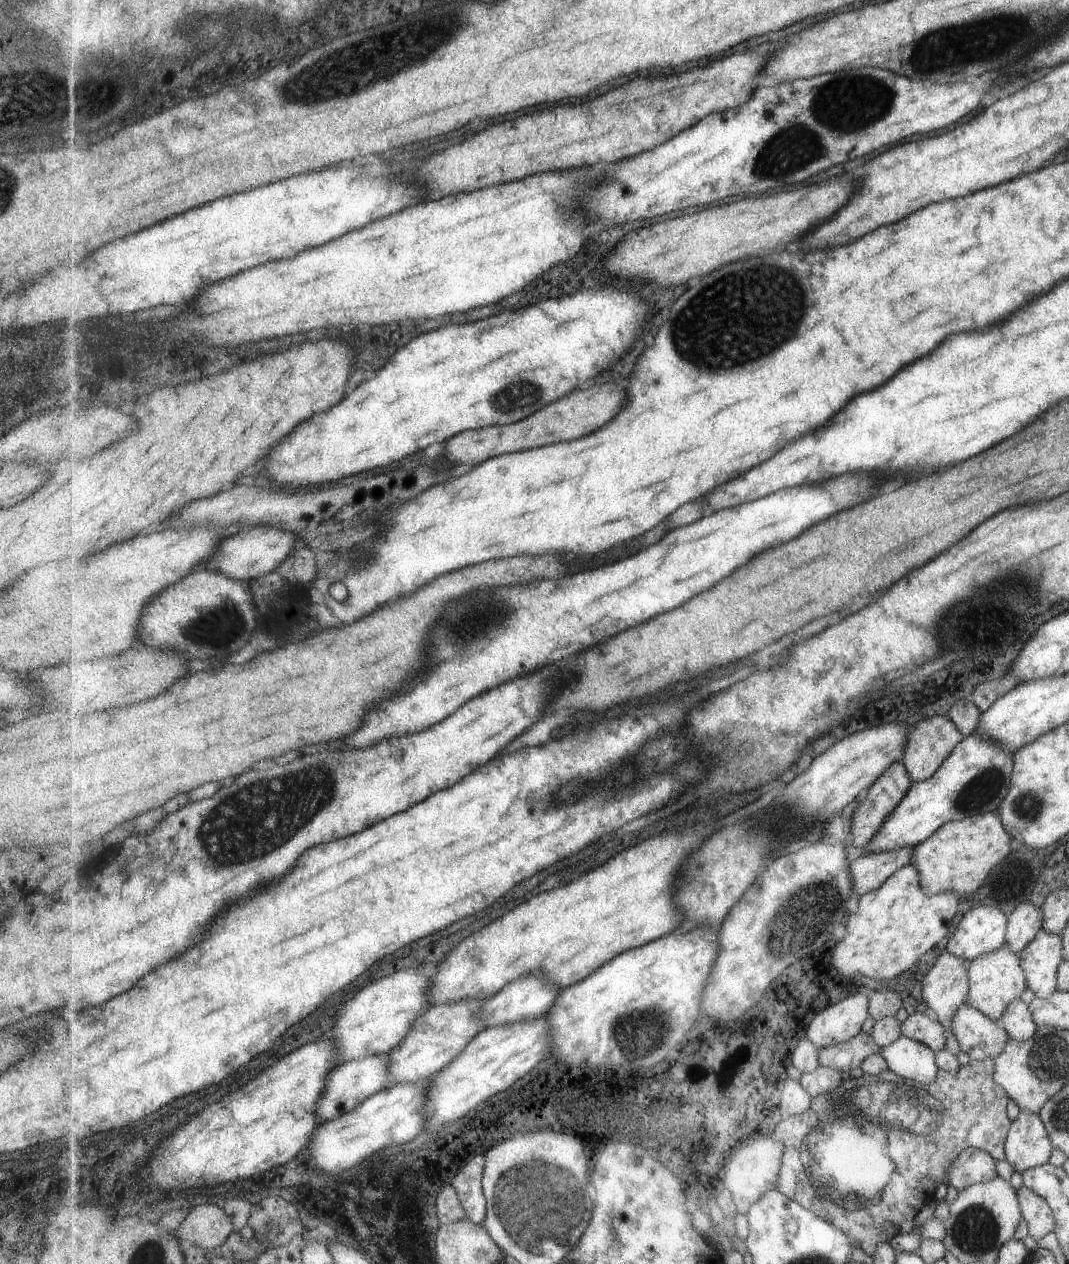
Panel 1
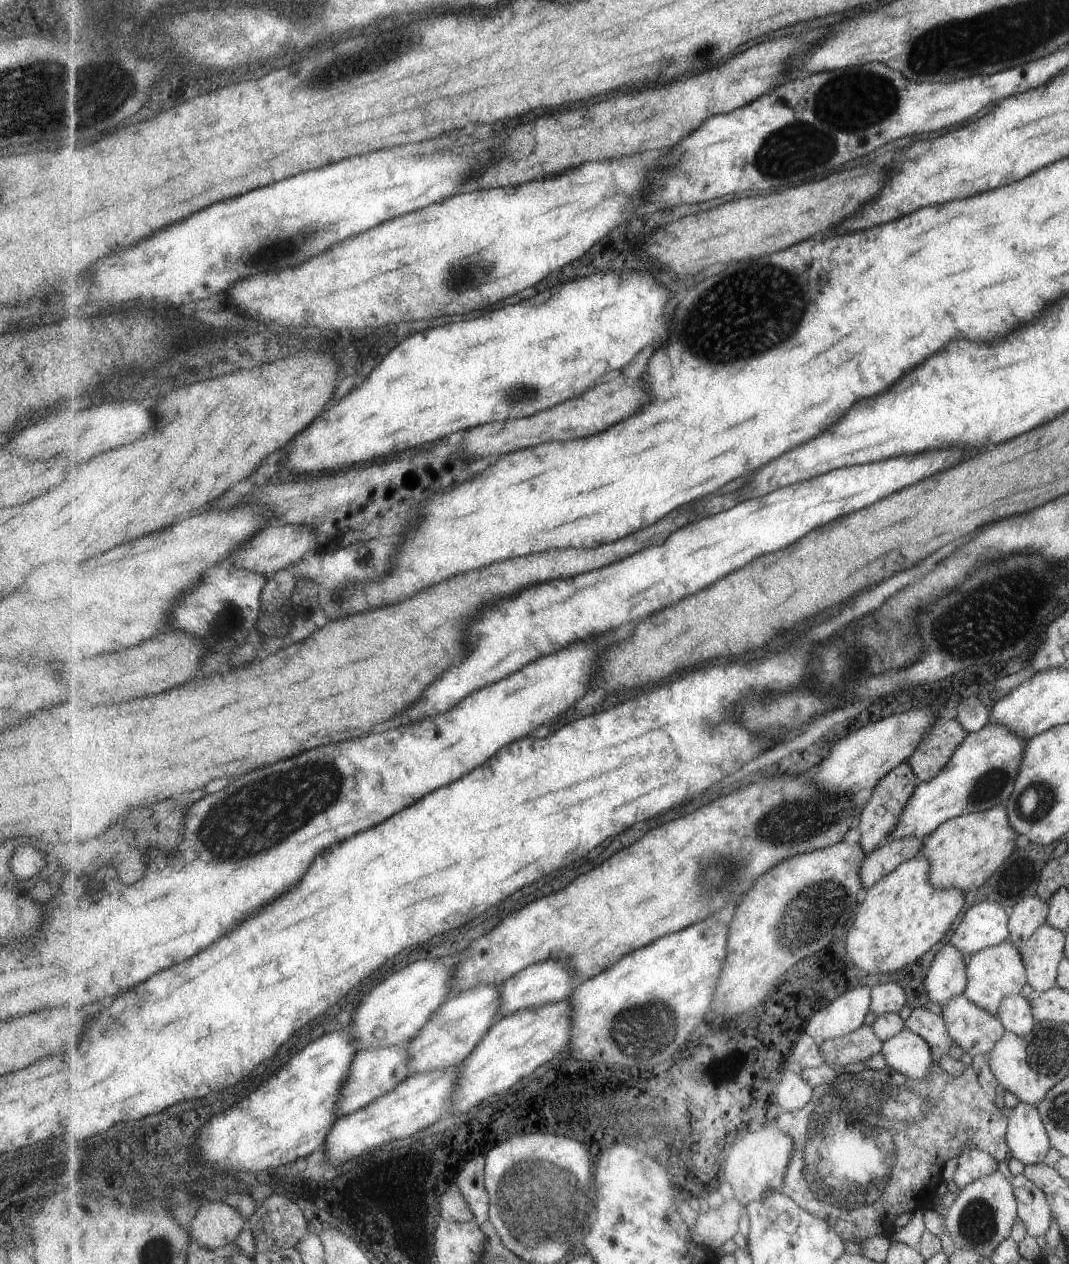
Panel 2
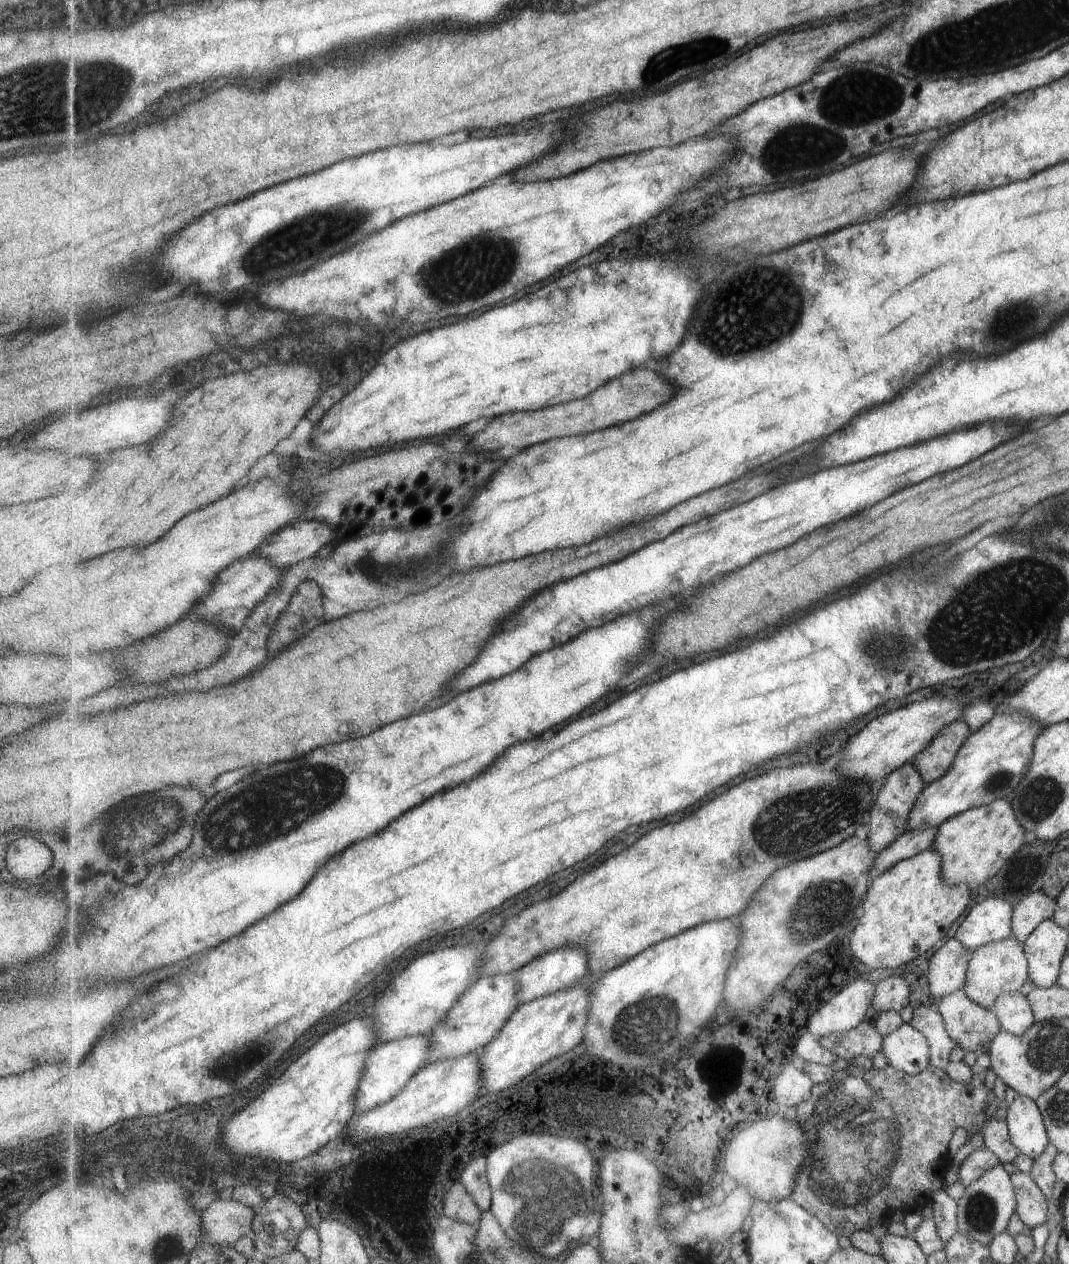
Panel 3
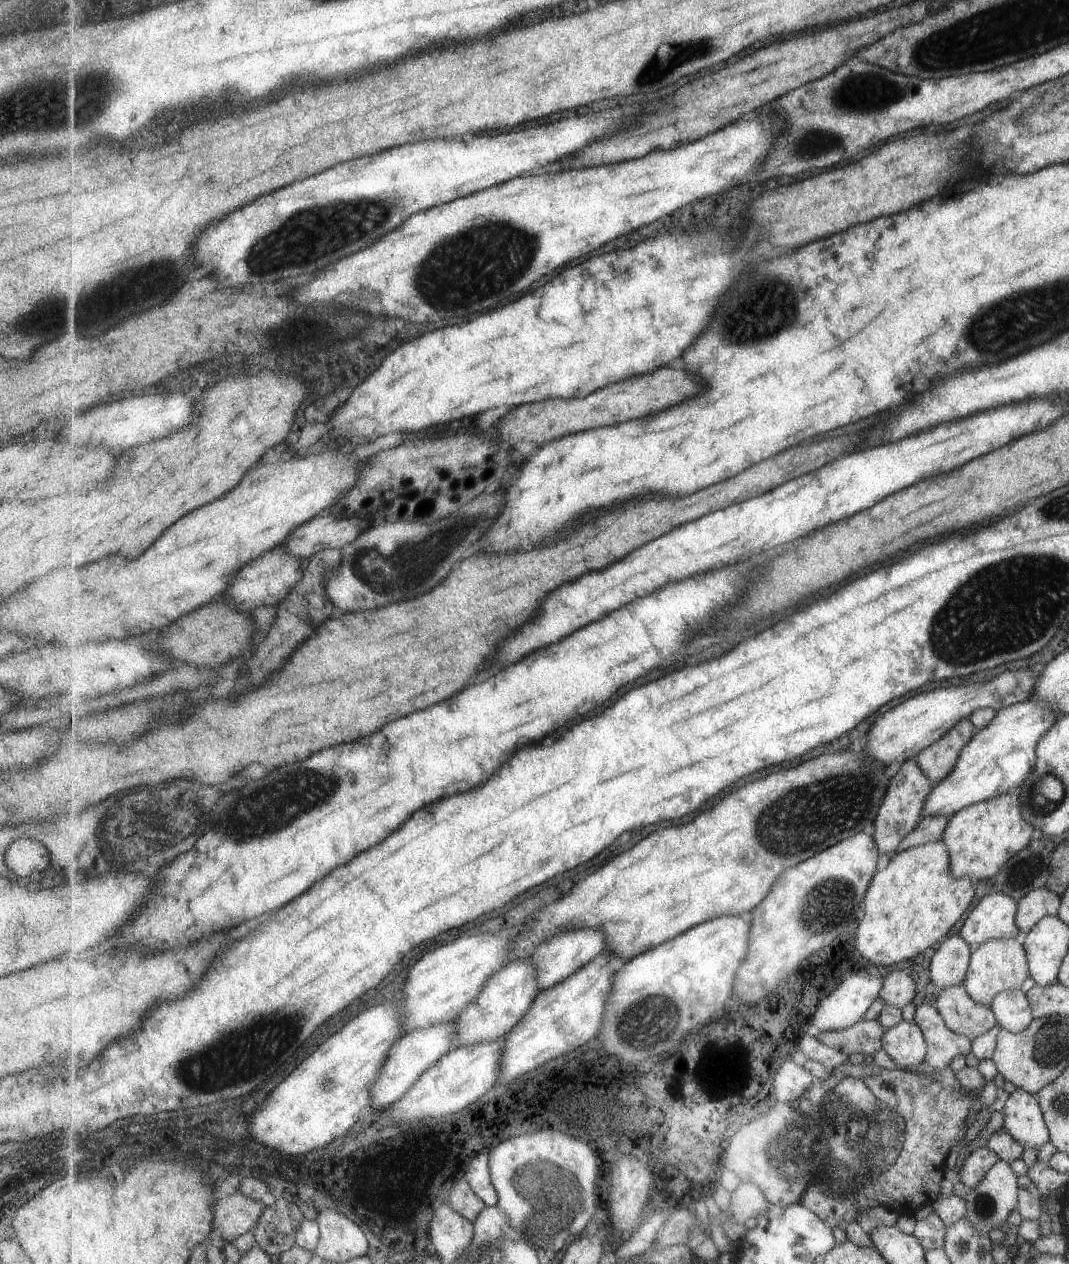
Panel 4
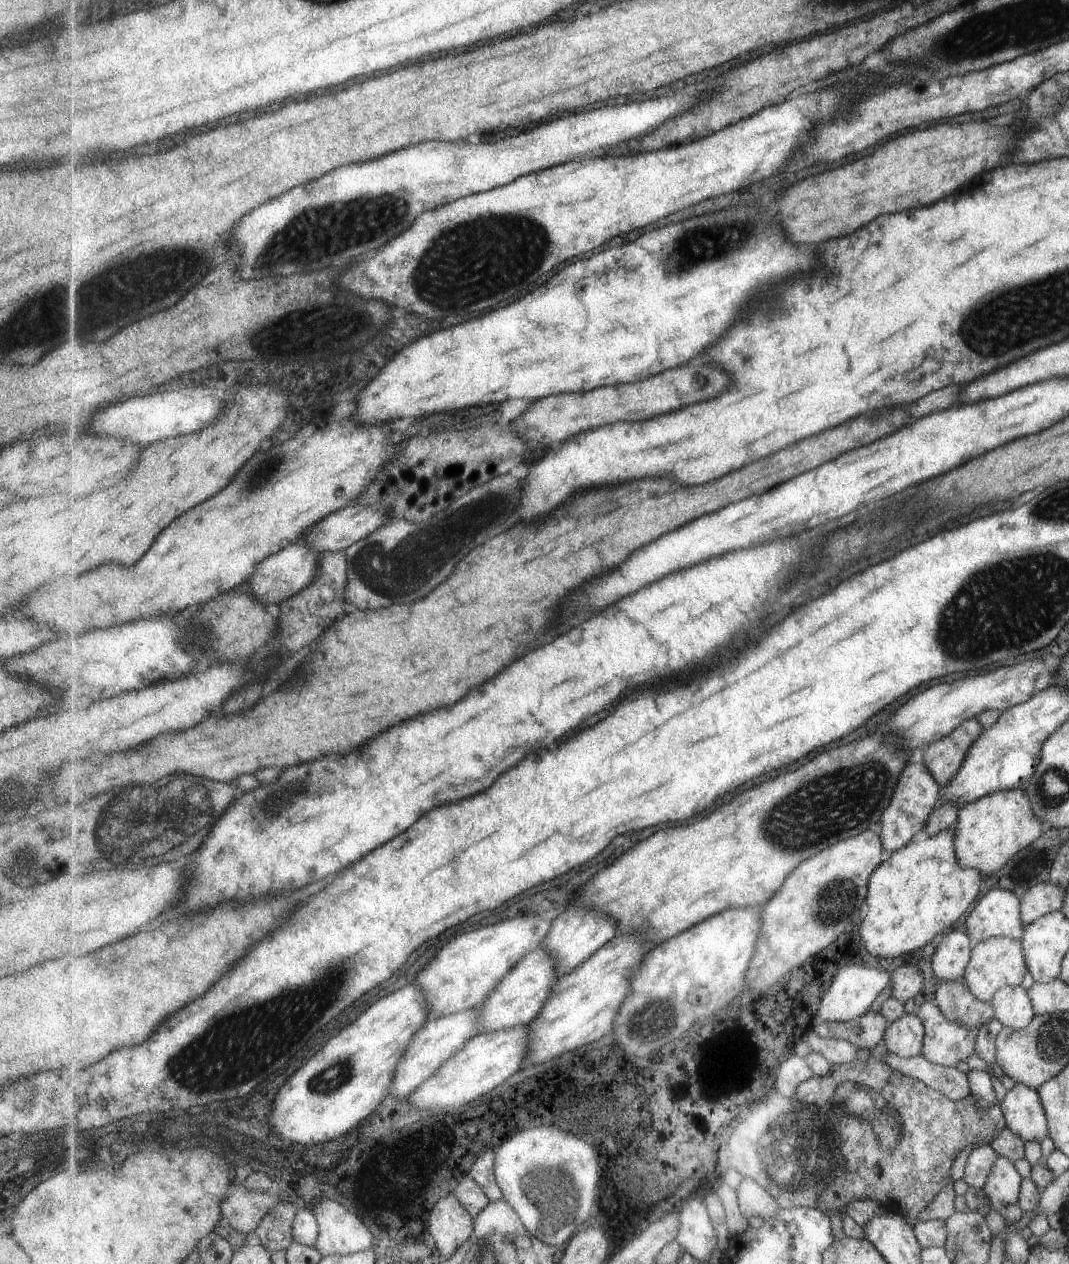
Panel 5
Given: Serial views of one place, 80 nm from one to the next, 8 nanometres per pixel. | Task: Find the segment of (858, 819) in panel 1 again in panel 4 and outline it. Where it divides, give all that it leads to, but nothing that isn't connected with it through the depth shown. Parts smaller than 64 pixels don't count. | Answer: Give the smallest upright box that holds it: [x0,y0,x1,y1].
[872,760,933,856]

